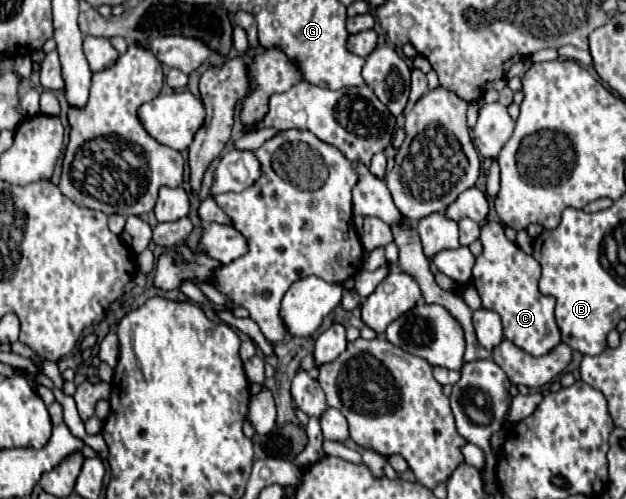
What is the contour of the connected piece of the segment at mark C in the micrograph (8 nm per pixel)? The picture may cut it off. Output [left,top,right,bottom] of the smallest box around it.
[473,221,561,357]

